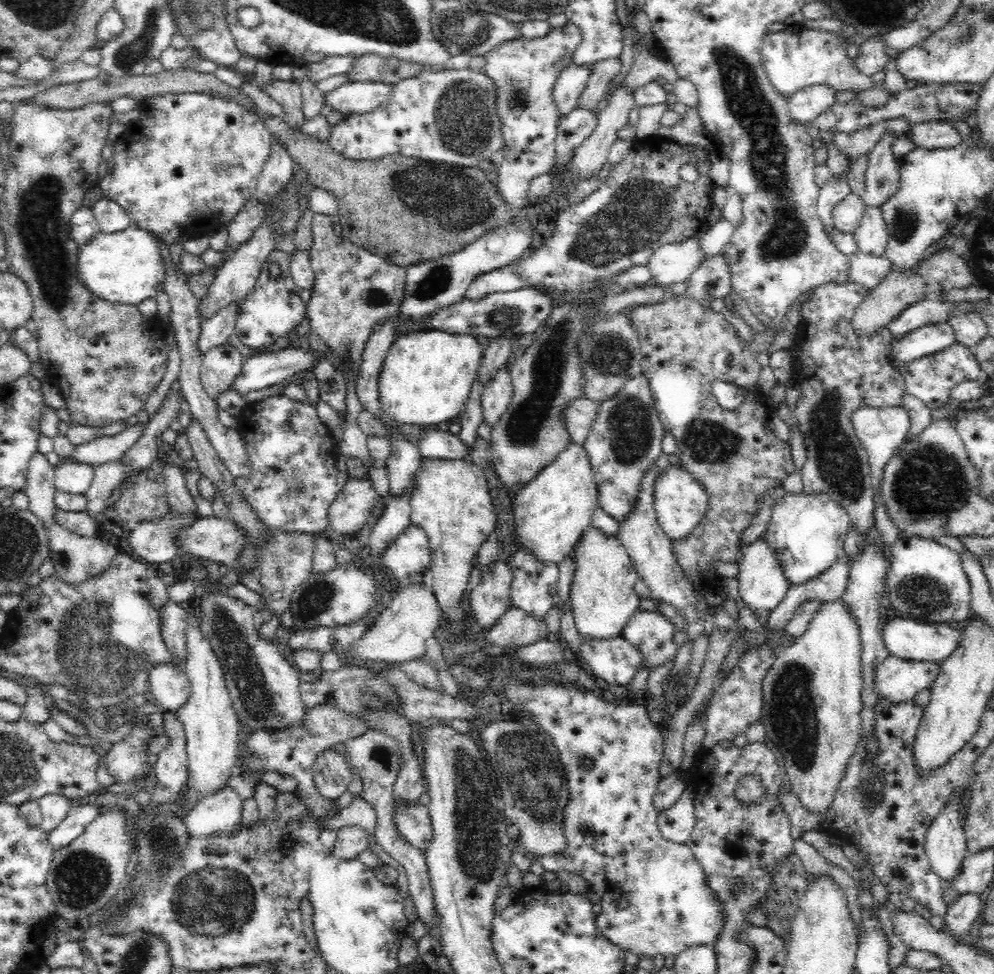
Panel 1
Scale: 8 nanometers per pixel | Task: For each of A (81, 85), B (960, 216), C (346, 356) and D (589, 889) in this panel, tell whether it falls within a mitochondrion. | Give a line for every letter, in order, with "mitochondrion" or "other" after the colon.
A: other
B: other
C: mitochondrion
D: other

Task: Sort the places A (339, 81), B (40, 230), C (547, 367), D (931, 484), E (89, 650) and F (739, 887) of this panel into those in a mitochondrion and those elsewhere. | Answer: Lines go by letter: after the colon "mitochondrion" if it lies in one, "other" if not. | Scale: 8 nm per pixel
A: other
B: mitochondrion
C: mitochondrion
D: mitochondrion
E: mitochondrion
F: mitochondrion

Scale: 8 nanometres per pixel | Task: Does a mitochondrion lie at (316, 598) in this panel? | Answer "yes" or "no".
yes

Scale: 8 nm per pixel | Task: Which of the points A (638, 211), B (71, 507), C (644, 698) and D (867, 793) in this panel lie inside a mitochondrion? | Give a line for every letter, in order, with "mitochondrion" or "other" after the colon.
A: mitochondrion
B: other
C: other
D: mitochondrion

